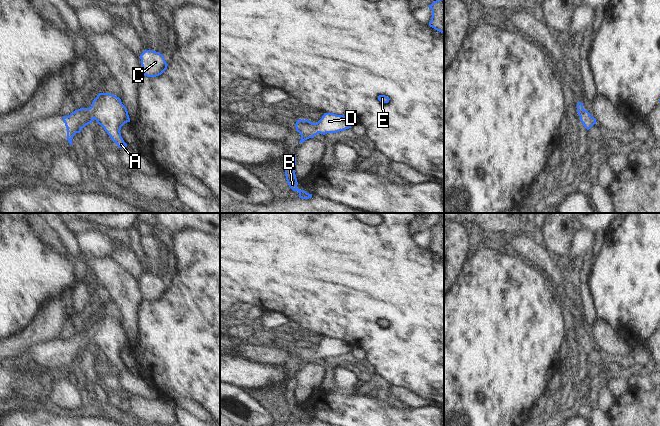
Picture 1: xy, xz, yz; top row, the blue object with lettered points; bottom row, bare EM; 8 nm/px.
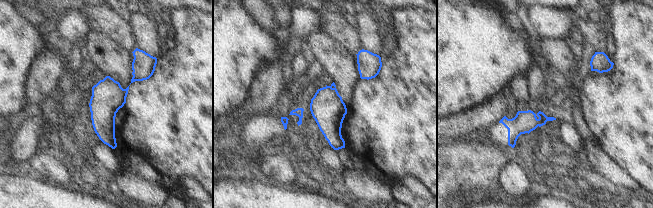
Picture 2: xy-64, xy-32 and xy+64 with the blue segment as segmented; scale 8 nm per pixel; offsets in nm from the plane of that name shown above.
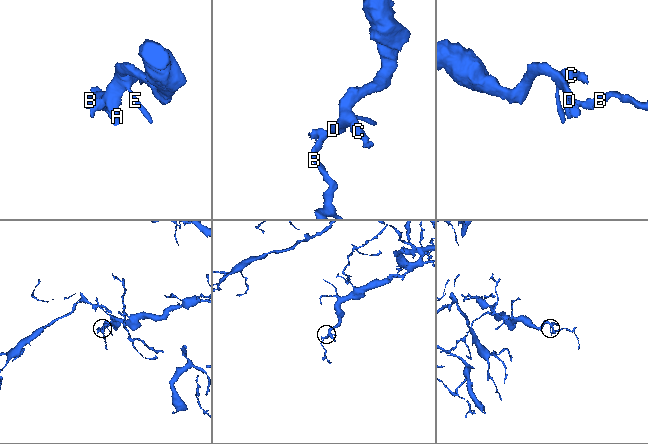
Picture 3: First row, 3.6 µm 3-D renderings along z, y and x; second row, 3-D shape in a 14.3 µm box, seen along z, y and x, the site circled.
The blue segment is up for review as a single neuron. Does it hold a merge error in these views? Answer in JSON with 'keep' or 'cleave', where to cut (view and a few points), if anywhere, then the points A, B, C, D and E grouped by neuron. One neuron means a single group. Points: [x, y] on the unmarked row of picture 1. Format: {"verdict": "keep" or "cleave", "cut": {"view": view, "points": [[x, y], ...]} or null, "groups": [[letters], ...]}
{"verdict": "keep", "cut": null, "groups": [["A", "B", "C", "D", "E"]]}

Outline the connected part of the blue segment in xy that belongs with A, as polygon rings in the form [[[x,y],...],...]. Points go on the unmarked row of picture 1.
[[[99,317],[90,332],[80,332],[69,340],[63,340],[70,369],[72,369],[73,360],[80,357],[81,353],[92,347],[94,343],[119,372],[127,371],[120,354],[125,347],[130,346],[128,335],[119,321],[109,317]]]

